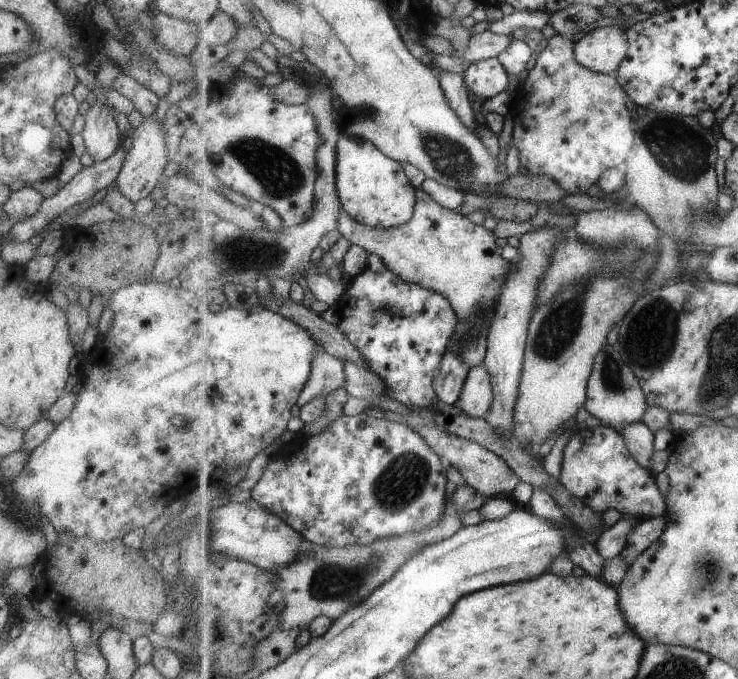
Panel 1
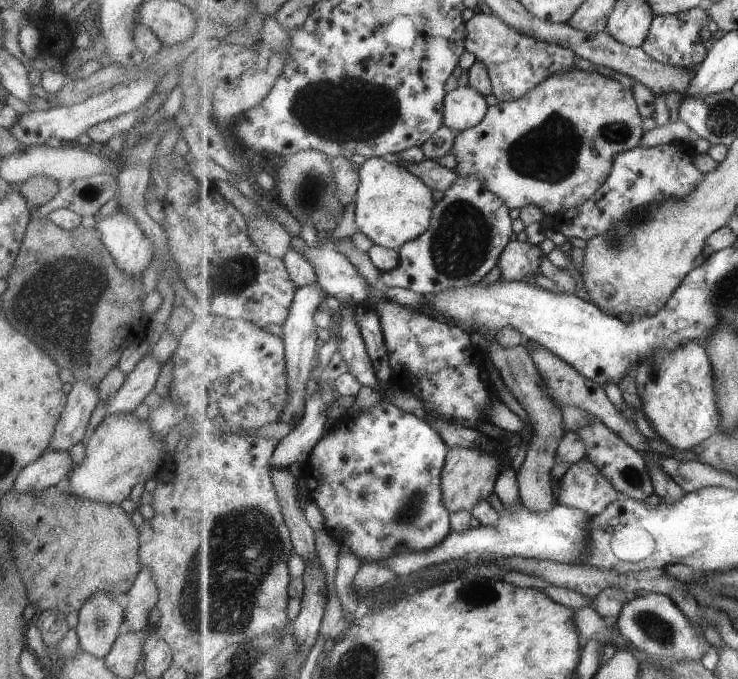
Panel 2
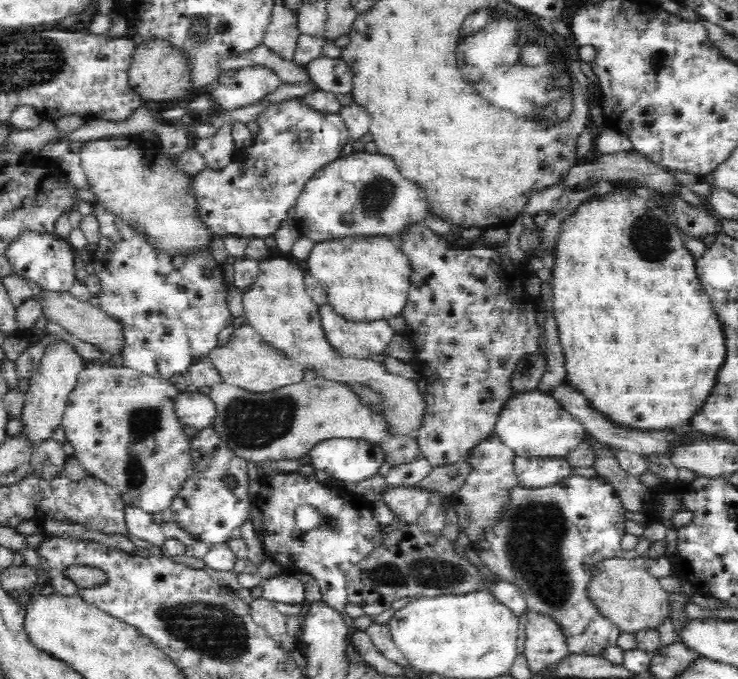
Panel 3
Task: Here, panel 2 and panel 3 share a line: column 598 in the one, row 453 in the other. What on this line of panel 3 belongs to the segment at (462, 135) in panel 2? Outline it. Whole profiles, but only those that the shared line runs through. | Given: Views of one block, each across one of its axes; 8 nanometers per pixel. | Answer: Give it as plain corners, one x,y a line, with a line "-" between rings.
100,359
86,360
78,373
77,383
67,396
59,426
64,429
67,441
74,447
73,456
88,474
114,486
120,493
129,494
134,506
151,516
171,508
174,498
181,492
182,484
197,476
199,466
190,453
190,440
184,432
185,424
176,415
176,398
180,387
138,369

